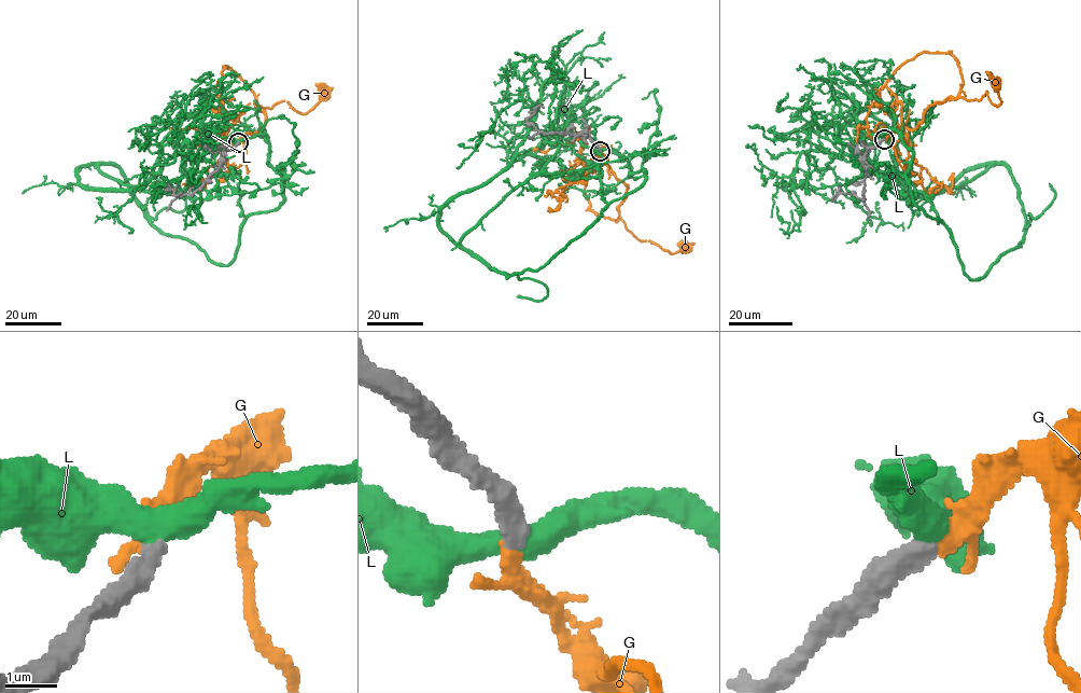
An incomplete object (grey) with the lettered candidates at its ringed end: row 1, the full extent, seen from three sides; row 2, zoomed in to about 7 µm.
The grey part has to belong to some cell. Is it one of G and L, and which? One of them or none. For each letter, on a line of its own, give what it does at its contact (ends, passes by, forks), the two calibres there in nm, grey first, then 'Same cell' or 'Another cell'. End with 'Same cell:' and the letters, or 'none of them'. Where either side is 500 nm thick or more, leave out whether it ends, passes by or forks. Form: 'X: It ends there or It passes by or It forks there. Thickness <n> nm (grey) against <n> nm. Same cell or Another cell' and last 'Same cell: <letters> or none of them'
G: It forks there. Thickness 380 nm (grey) against 180 nm. Same cell
L: It passes by. Thickness 400 nm (grey) against 460 nm. Another cell
Same cell: G

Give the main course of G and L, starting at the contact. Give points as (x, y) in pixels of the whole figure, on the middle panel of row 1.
G: (600, 151), (607, 161), (595, 169), (584, 172), (588, 166), (579, 148), (588, 135), (545, 151), (533, 149)
L: (600, 150), (586, 148), (567, 125), (538, 174), (460, 241), (488, 267), (547, 288), (542, 300), (518, 295)

